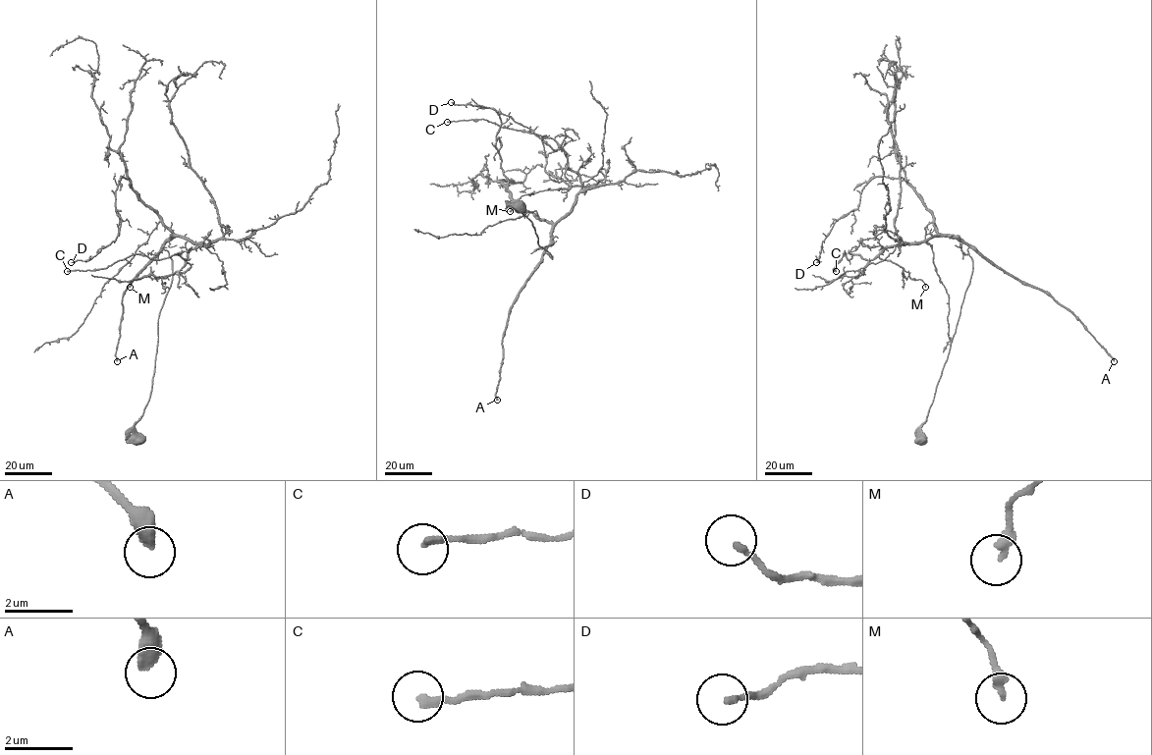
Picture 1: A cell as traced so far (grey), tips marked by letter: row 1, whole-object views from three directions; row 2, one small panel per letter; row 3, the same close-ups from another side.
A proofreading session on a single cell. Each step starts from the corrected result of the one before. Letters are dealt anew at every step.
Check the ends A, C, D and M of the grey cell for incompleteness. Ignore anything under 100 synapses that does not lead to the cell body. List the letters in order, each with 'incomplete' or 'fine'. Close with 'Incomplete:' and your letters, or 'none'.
A: incomplete
C: fine
D: fine
M: fine
Incomplete: A

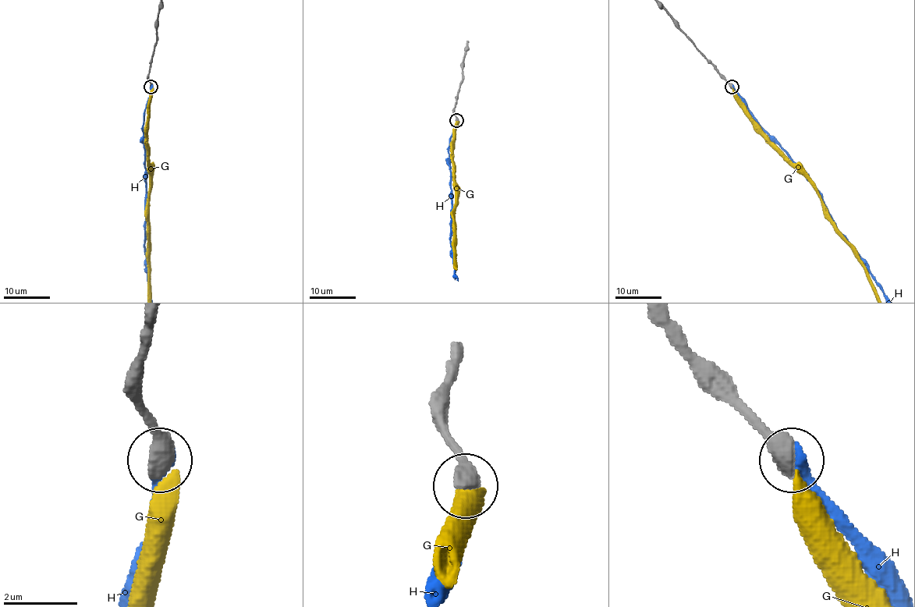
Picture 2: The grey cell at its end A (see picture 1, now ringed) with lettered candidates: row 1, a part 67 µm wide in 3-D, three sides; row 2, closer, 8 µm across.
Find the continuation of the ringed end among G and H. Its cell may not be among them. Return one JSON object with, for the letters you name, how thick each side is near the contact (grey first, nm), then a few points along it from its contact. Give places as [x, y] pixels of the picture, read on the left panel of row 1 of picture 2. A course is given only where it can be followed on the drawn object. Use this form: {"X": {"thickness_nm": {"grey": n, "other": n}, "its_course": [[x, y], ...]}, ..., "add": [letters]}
{"H": {"thickness_nm": {"grey": 550, "other": 420}}, "add": ["H"]}

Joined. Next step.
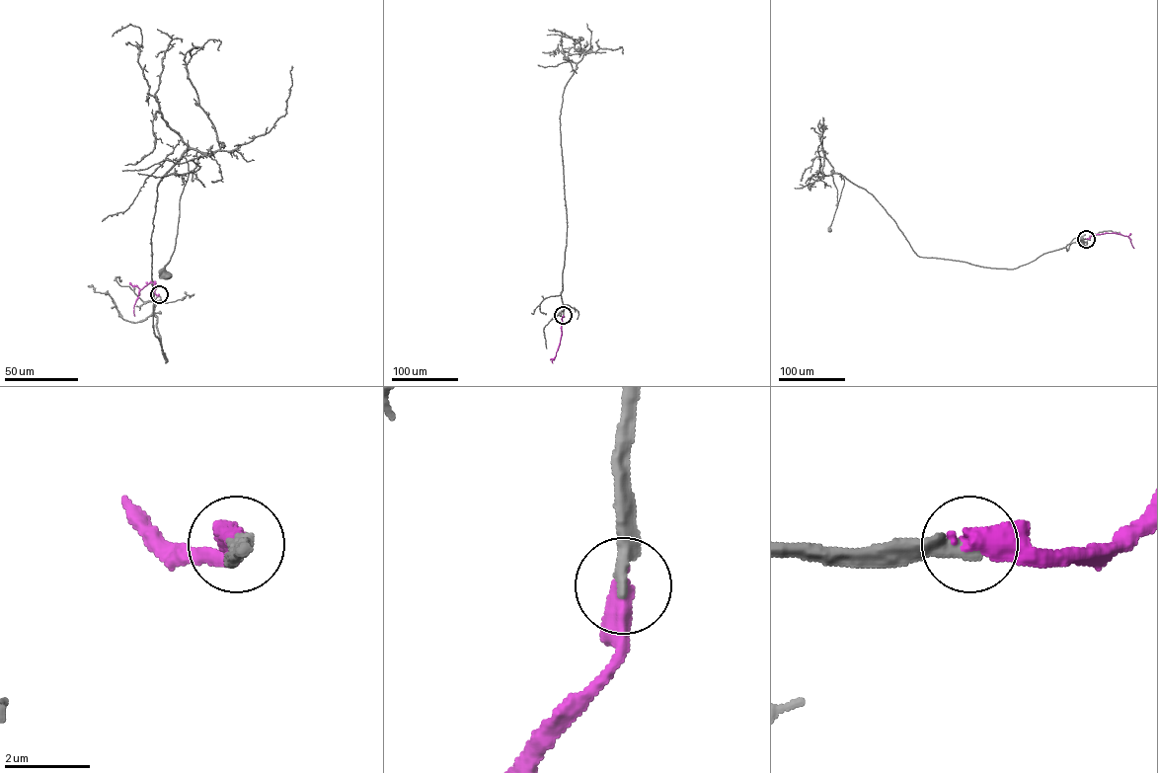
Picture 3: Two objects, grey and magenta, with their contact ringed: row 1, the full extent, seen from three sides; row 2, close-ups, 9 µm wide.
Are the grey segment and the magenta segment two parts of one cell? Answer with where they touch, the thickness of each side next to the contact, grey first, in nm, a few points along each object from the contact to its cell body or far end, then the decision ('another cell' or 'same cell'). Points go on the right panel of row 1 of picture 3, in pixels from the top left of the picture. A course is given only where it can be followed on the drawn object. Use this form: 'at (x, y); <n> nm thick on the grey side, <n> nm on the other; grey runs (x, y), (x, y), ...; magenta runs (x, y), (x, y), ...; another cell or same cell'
at (1086, 239); 360 nm thick on the grey side, 550 nm on the other; grey runs (1086, 239), (1043, 253), (1012, 269), (919, 257), (876, 198), (843, 177), (843, 186), (829, 230); magenta runs (1086, 239), (1093, 235), (1116, 233), (1127, 236), (1133, 248); same cell

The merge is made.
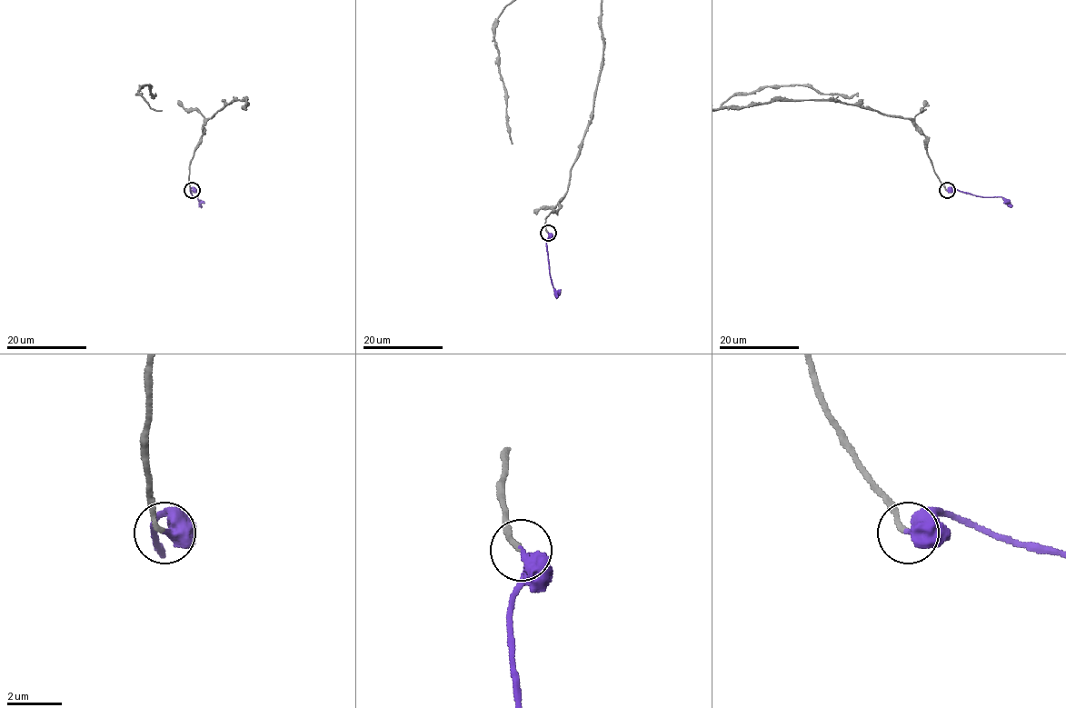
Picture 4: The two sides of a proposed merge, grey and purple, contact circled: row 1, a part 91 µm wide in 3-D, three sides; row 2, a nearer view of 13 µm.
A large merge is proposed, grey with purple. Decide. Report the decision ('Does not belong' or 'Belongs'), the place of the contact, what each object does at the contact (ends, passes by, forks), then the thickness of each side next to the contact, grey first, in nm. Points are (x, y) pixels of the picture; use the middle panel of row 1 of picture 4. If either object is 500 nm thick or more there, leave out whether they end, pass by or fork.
Belongs. Place: (548, 233). Thickness 200 nm (grey) against 550 nm

